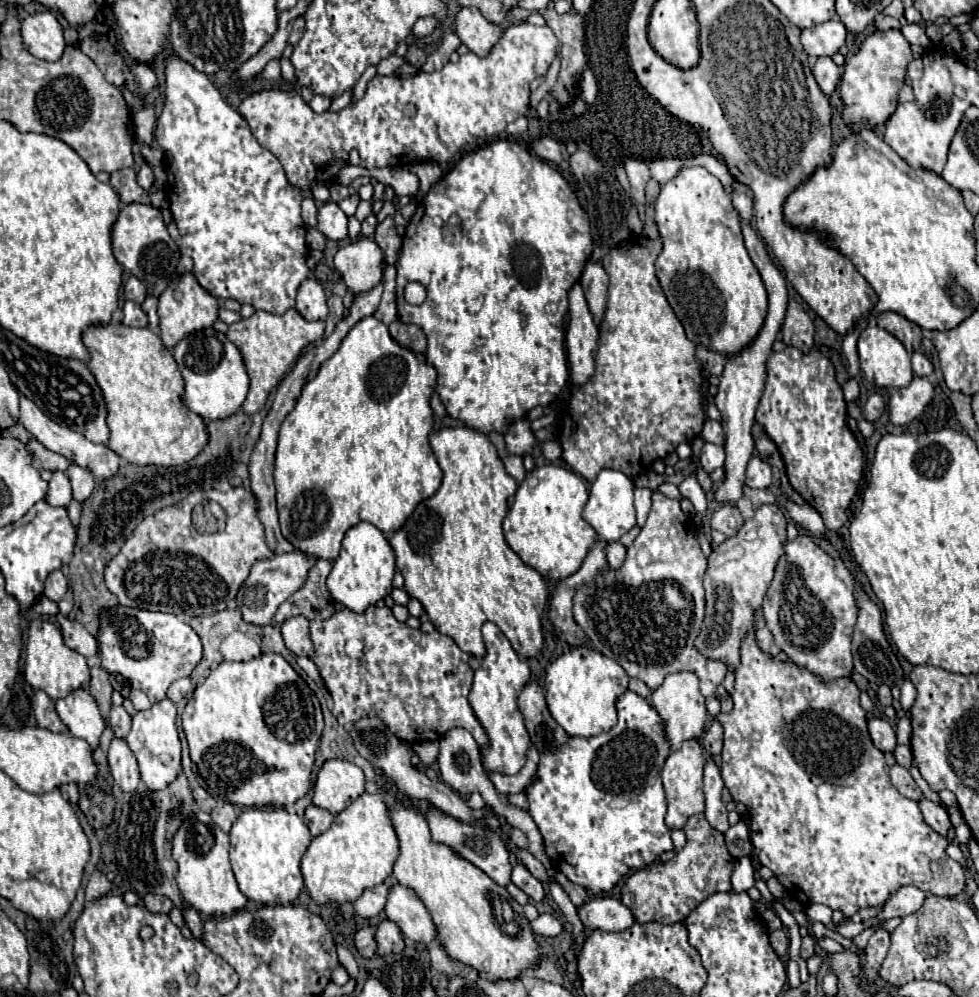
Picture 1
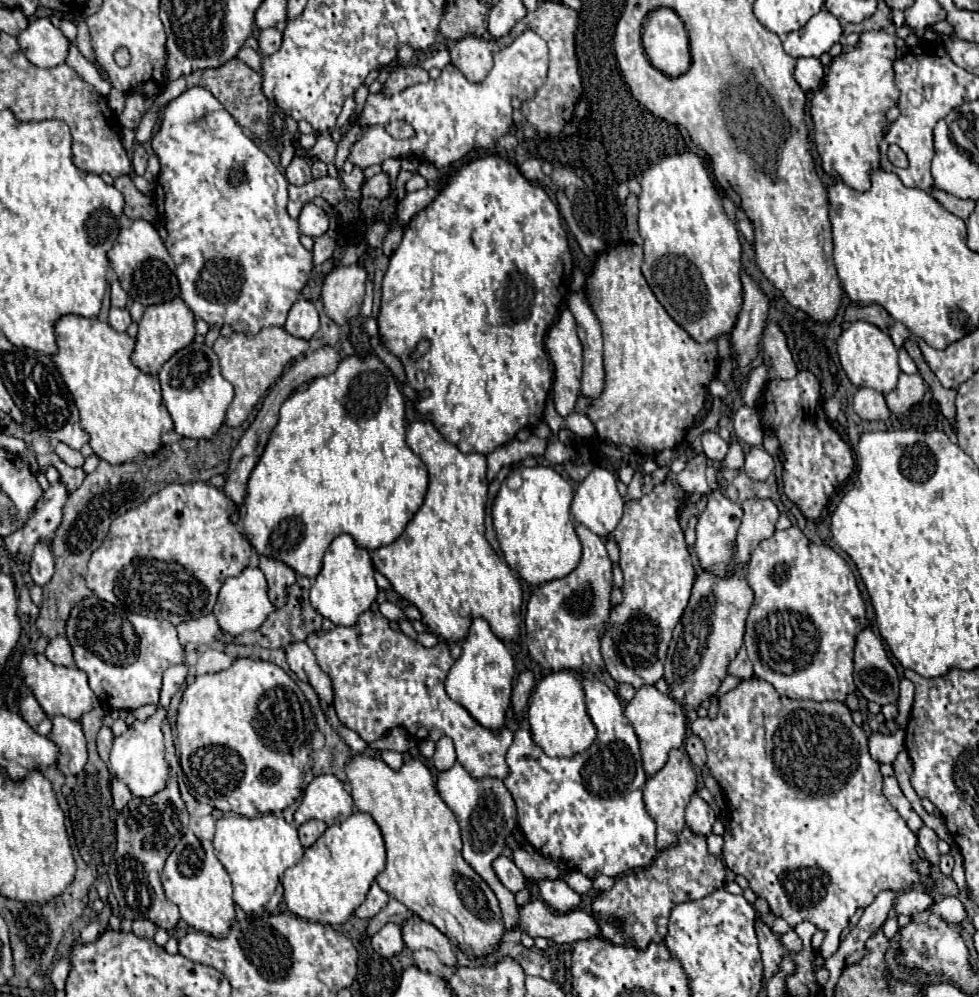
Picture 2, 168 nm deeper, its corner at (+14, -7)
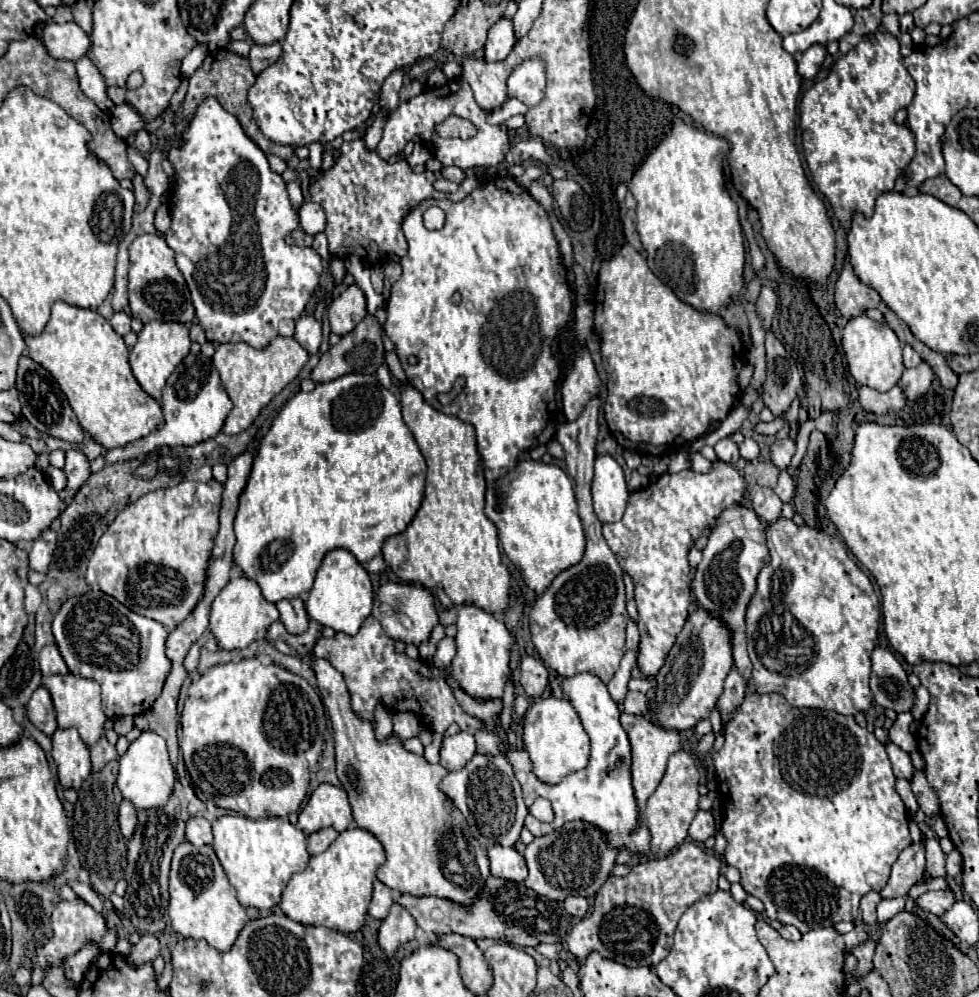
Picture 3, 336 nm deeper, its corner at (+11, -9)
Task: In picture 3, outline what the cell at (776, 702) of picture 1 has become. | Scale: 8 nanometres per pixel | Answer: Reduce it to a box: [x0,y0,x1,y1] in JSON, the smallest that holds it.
[712,692,912,934]

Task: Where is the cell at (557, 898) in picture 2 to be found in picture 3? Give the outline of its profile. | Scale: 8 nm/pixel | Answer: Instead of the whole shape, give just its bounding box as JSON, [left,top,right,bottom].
[564,896,588,916]

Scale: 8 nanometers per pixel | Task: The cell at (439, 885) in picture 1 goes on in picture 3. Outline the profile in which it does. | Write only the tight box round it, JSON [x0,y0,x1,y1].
[310,658,490,906]

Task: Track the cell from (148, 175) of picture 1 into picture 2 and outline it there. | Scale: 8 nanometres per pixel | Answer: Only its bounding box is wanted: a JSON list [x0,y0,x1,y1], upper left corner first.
[133,144,149,174]

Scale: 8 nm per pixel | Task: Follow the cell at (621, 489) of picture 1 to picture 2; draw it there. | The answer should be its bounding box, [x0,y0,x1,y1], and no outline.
[571,466,623,538]

